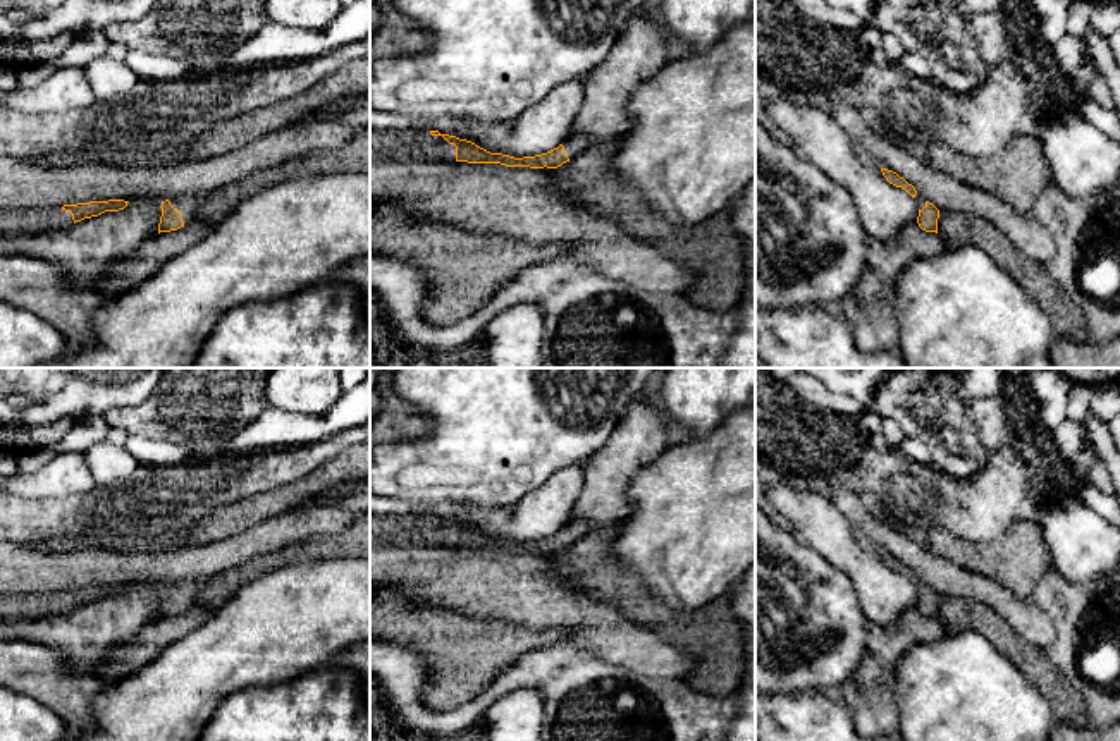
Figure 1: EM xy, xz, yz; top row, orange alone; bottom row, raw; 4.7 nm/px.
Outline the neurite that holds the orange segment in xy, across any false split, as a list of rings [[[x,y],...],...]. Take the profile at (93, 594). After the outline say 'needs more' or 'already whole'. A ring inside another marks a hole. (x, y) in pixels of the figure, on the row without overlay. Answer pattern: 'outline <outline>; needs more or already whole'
outline [[[108,585],[64,591],[0,595],[0,621],[40,619],[64,614],[105,597],[124,595],[127,588],[124,585]]]; needs more

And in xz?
outline [[[370,516],[370,538],[394,543],[418,543],[435,547],[501,548],[506,552],[557,554],[573,545],[590,531],[587,521],[571,521],[557,533],[535,540],[514,543],[502,538],[490,538],[471,526],[439,516]]]; needs more

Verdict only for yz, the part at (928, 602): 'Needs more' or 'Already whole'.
Needs more

